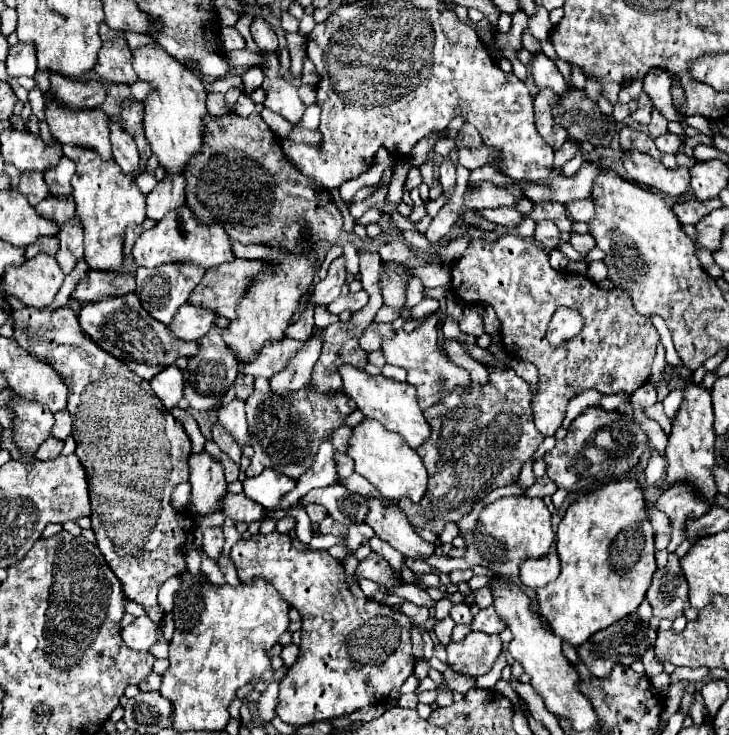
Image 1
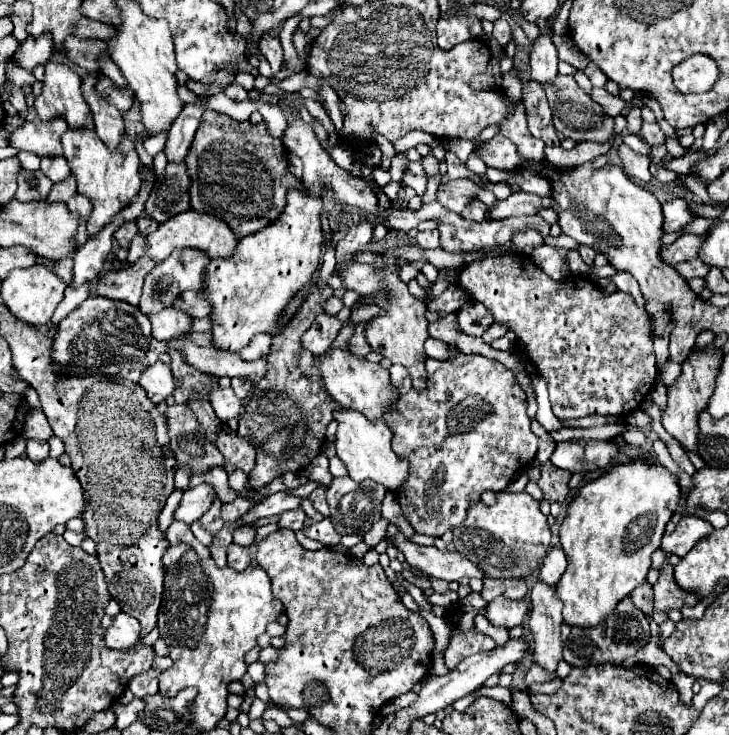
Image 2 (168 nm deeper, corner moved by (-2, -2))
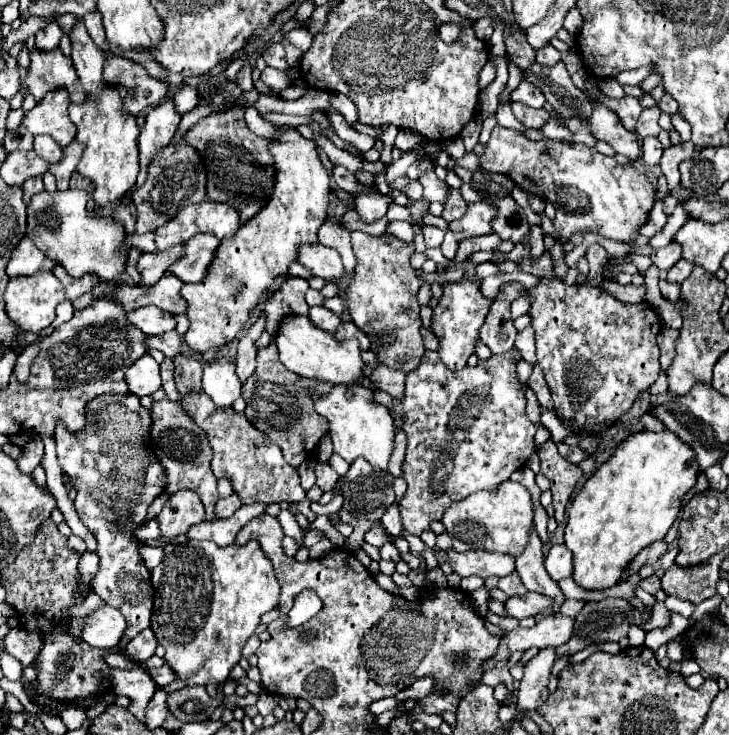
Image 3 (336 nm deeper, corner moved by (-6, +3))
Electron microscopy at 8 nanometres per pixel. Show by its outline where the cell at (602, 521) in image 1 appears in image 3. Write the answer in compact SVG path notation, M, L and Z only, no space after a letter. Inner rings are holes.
M638 432L628 436L614 452L614 456L604 462L582 486L582 490L572 500L568 510L568 524L564 530L564 542L574 554L574 582L584 590L606 590L616 586L626 574L630 562L638 556L638 552L662 540L668 528L678 518L682 508L682 498L696 484L698 462L688 444L684 444L672 432Z

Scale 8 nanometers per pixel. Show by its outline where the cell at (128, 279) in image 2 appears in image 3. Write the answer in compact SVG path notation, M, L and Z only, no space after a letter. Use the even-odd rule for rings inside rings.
M174 246L166 252L148 252L140 256L140 286L154 286L168 270L168 266L182 256L182 248Z

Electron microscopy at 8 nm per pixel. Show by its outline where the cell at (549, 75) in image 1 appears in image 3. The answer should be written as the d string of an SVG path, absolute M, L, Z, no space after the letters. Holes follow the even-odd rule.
M546 44L536 52L536 62L542 66L554 66L560 62L560 52L552 44Z

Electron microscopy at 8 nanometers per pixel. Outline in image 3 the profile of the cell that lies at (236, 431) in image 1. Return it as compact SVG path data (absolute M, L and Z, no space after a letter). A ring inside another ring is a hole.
M220 356L208 368L204 368L202 376L202 390L212 398L218 408L232 406L236 398L240 398L242 382L238 380L234 358Z

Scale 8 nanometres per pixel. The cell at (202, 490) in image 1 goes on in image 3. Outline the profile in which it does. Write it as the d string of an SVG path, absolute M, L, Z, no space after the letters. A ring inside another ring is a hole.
M194 490L176 492L164 510L160 512L160 528L164 538L174 538L176 534L188 532L190 526L200 524L204 520L204 504Z

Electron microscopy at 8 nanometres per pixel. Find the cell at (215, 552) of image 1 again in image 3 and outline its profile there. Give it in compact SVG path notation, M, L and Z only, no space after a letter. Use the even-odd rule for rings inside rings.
M168 398L154 402L150 408L152 416L154 416L154 430L152 434L152 448L158 456L158 460L162 462L162 466L168 472L168 486L165 493L173 495L179 490L188 489L196 490L206 506L206 520L214 520L214 504L220 498L218 490L216 490L216 476L212 472L212 446L210 440L206 438L206 432L194 424L194 420L184 412L180 402L172 402Z

